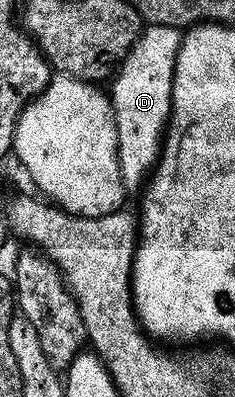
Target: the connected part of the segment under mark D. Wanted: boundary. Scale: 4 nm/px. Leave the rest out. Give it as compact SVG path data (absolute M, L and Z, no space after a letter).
M147 24L139 32L137 43L130 49L130 54L122 58L109 82L108 96L114 109L118 132L118 162L122 182L126 184L127 190L137 190L144 181L142 173L149 174L158 164L162 138L170 119L174 68L182 34L183 30L167 25Z

